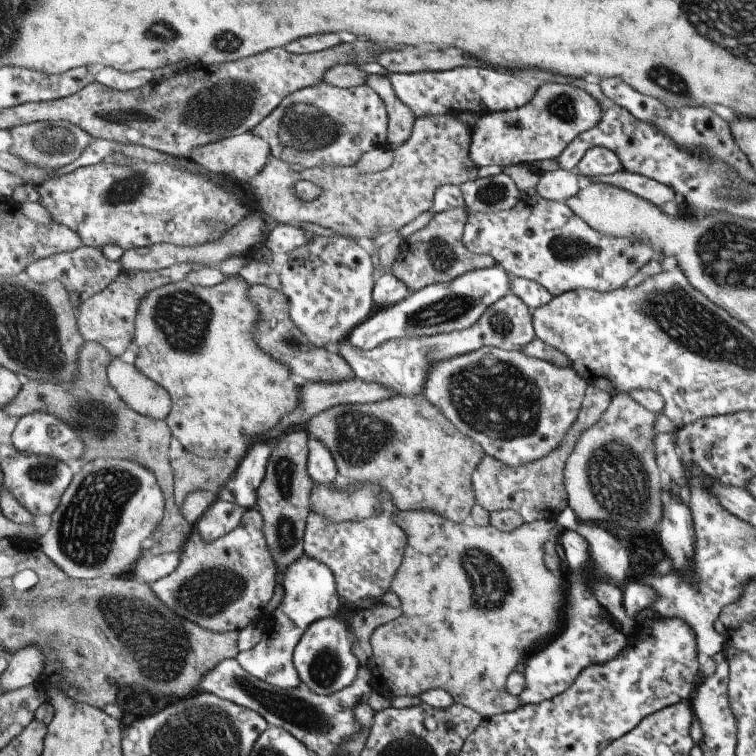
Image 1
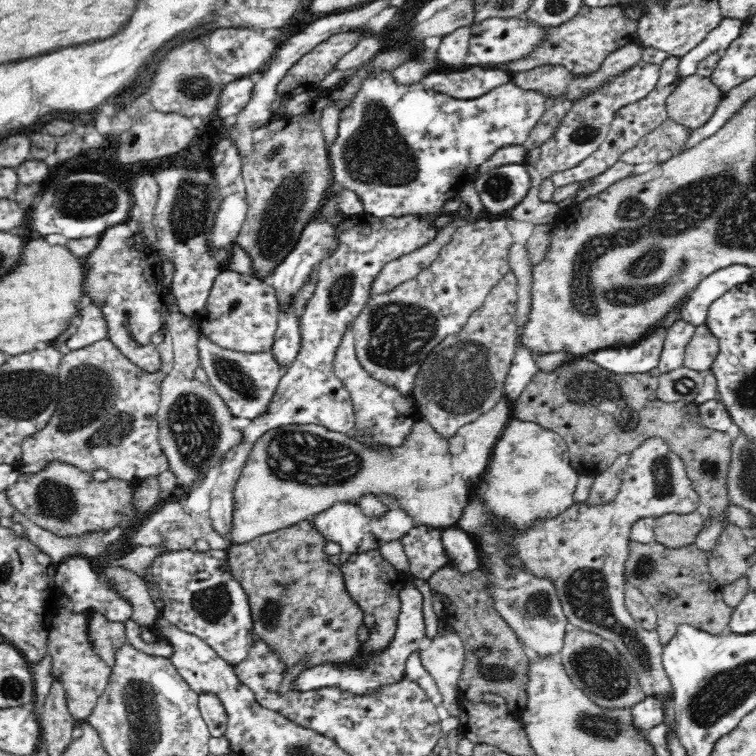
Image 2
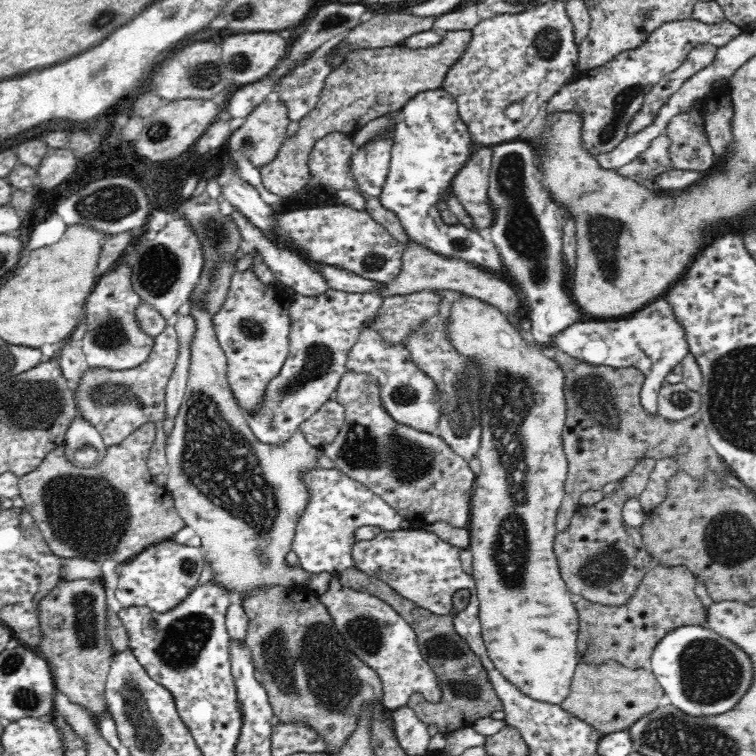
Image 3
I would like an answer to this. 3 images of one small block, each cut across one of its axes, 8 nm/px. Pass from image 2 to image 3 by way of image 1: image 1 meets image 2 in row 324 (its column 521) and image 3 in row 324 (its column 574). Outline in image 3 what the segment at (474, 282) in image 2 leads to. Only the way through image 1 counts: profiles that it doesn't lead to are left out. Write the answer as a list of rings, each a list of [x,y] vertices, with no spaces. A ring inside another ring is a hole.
[[[426,289],[415,293],[405,294],[402,296],[390,296],[384,298],[382,304],[378,307],[375,317],[369,322],[369,327],[378,333],[380,340],[384,345],[405,346],[406,342],[421,330],[422,326],[430,318],[438,316],[442,304],[442,290]]]

